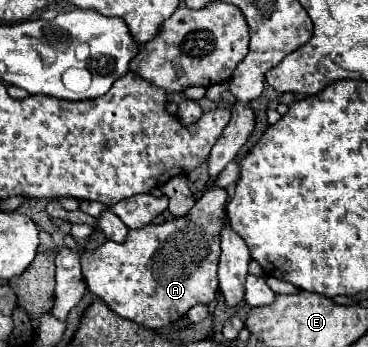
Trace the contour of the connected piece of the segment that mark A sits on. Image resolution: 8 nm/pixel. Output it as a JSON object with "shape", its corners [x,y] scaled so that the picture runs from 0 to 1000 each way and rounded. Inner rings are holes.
{"shape":[[[565,542],[560,559],[527,588],[527,599],[495,622],[446,646],[402,646],[375,663],[353,663],[337,697],[293,692],[272,715],[250,726],[217,726],[223,795],[234,824],[255,853],[283,865],[304,899],[321,911],[359,922],[391,945],[424,951],[446,939],[467,939],[489,922],[511,888],[533,876],[565,876],[587,847],[587,778],[598,744],[598,663],[609,651],[609,594],[620,582],[620,559],[609,542]]]}

